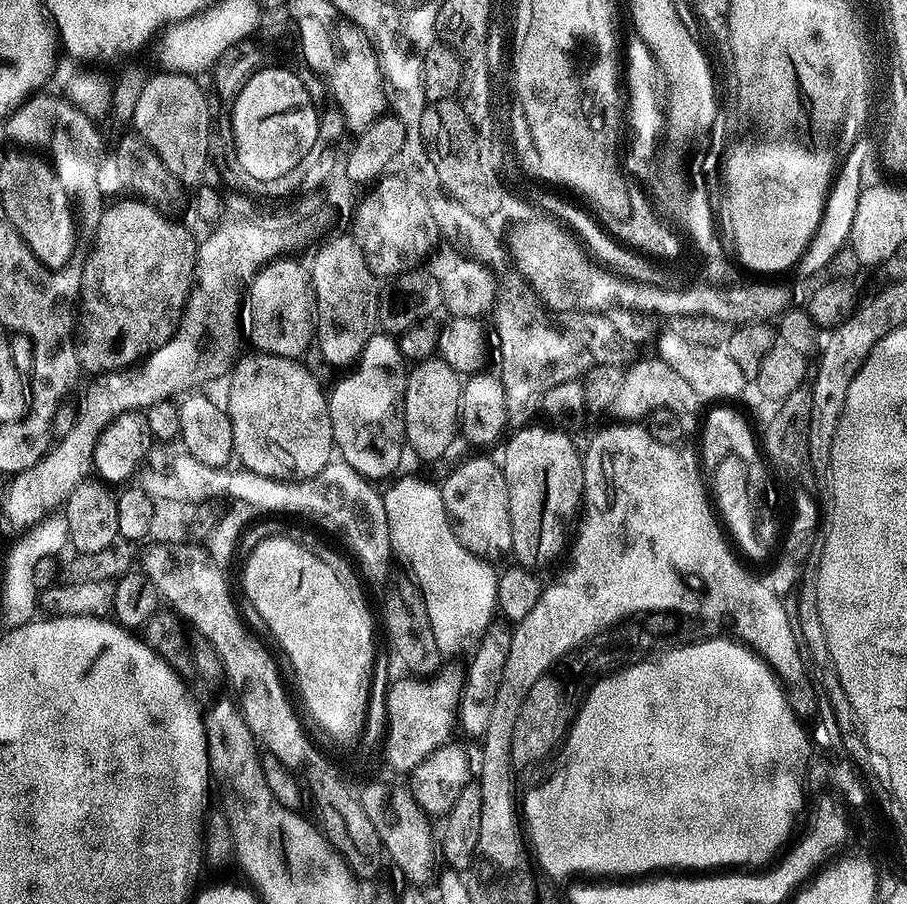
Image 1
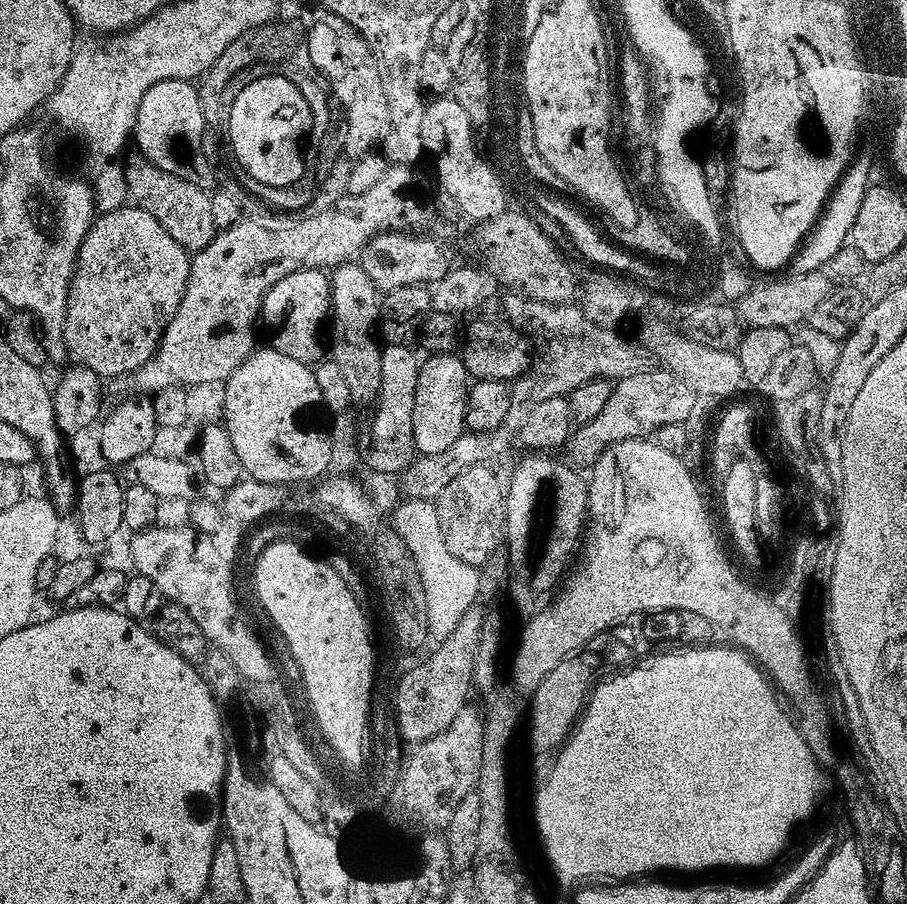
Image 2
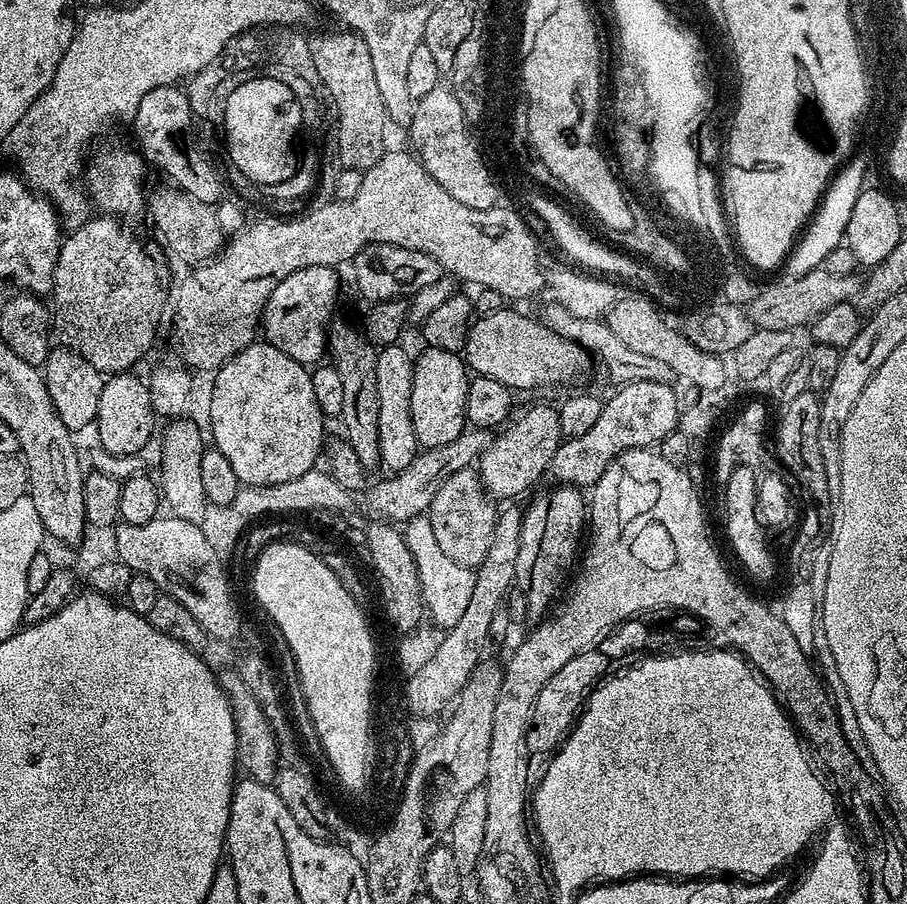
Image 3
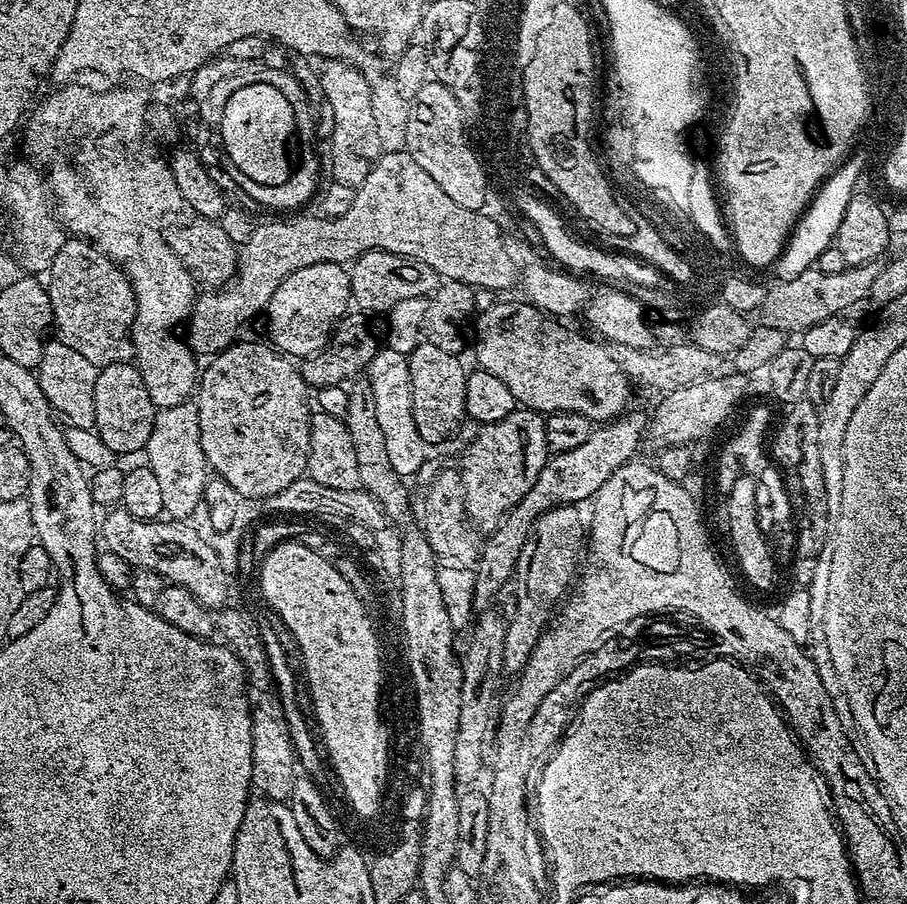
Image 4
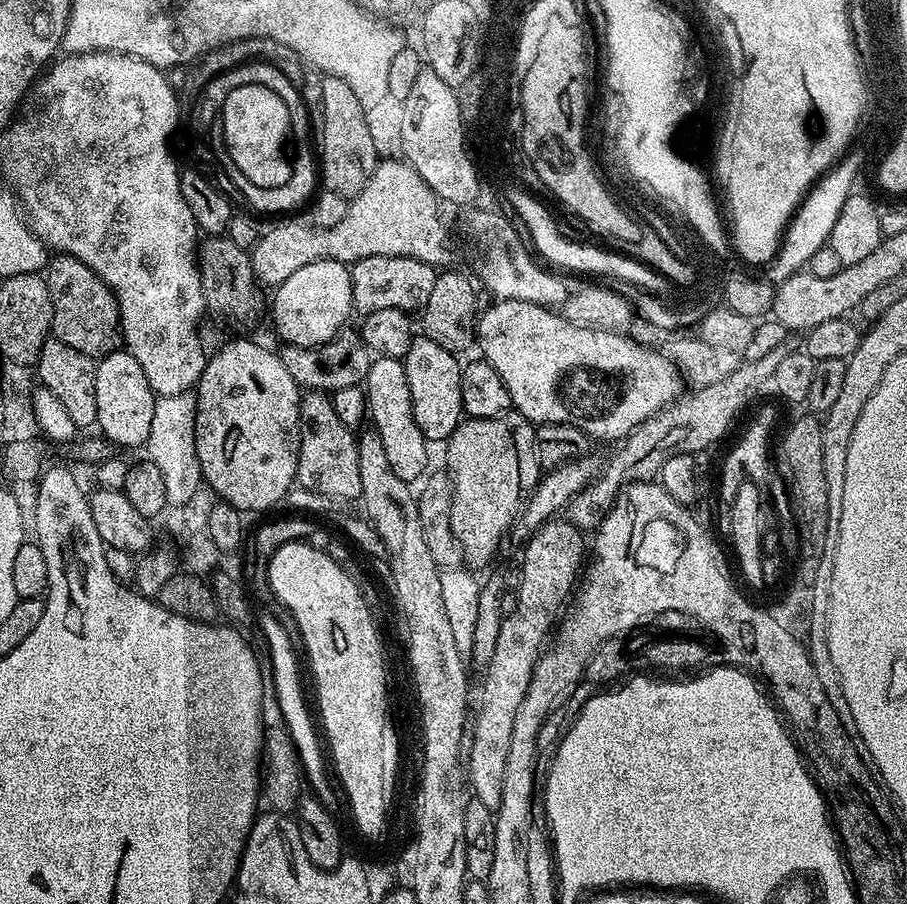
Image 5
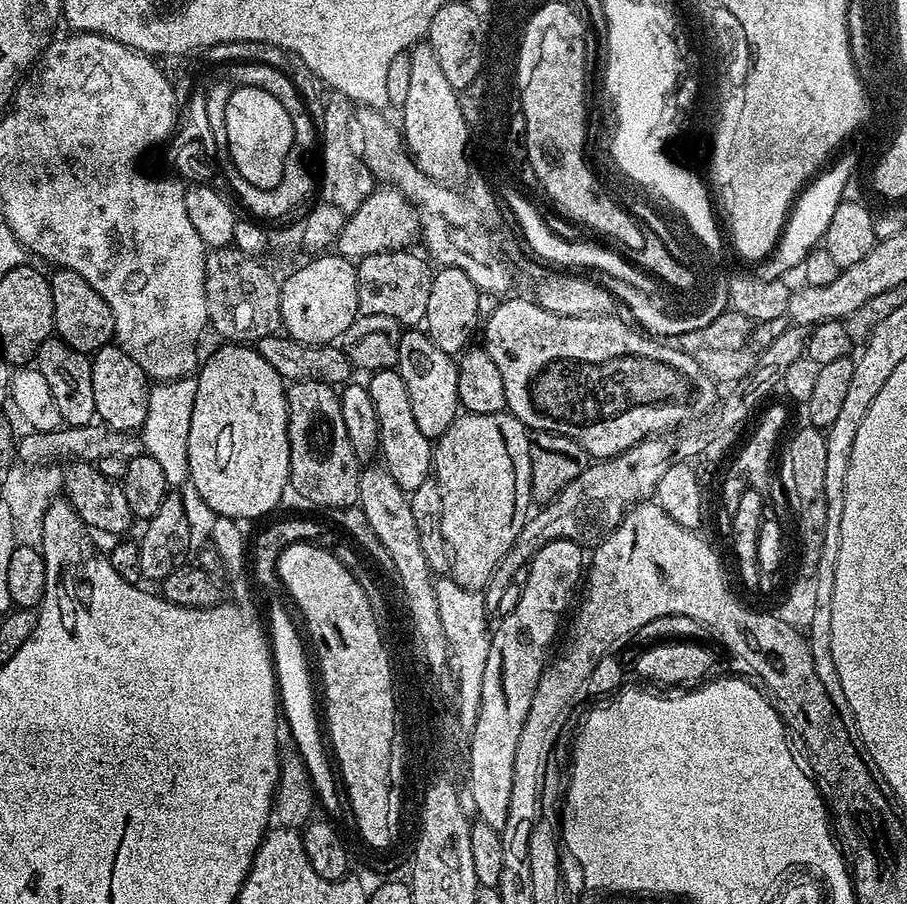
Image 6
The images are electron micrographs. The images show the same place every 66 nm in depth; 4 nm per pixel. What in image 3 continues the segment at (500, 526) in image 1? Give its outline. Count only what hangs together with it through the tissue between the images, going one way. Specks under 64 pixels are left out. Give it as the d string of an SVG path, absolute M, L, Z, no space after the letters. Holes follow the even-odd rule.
M471 466L450 474L438 487L426 515L434 530L434 539L438 546L442 546L442 554L446 554L446 558L454 558L458 566L473 570L479 568L482 558L486 558L486 550L490 550L498 517L497 501L484 488L479 471Z

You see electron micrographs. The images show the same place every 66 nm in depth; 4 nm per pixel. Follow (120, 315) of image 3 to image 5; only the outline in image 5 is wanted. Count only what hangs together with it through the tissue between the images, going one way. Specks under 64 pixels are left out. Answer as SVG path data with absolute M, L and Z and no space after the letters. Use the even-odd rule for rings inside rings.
M63 254L53 255L49 259L43 277L48 283L52 303L51 335L66 342L66 346L74 346L74 350L93 358L117 351L122 340L120 307L106 282L102 282L90 266L78 262L78 258Z

